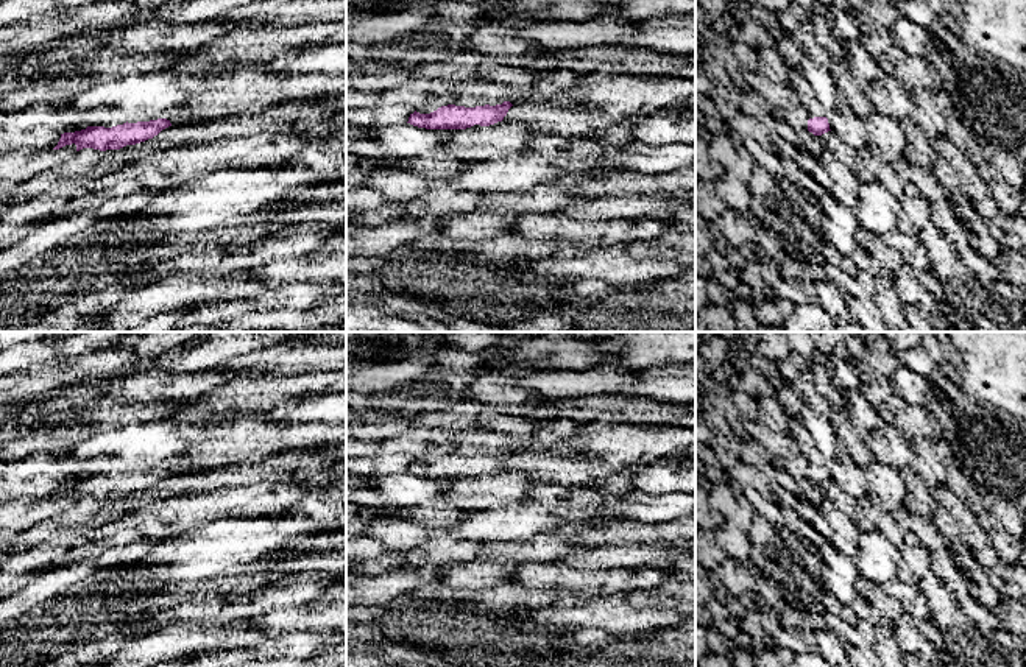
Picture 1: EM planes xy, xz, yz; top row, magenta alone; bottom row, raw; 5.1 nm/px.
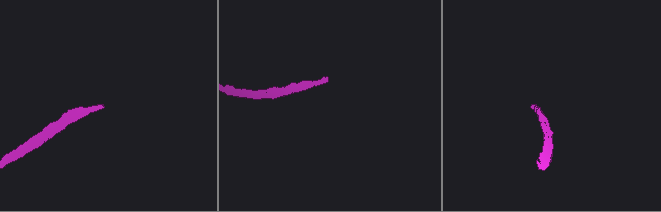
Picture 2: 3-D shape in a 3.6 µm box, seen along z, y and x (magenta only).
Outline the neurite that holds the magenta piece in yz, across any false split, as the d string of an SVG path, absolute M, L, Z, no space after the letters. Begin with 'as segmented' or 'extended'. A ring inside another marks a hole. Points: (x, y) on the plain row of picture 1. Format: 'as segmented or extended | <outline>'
extended | M798 418L789 419L789 436L794 438L800 447L800 453L806 458L809 469L808 469L808 480L814 485L822 485L830 478L830 472L826 468L826 458L815 446L812 436L805 429Z

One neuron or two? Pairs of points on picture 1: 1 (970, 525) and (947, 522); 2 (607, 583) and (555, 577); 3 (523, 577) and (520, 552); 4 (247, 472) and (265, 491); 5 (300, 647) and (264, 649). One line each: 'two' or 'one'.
1: two
2: one
3: two
4: two
5: one

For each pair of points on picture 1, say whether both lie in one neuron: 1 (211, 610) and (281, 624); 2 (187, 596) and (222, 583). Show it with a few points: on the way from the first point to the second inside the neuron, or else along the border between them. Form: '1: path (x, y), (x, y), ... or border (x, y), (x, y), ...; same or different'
1: border (289, 605), (270, 610), (251, 621); different
2: path (195, 596), (214, 588); same

